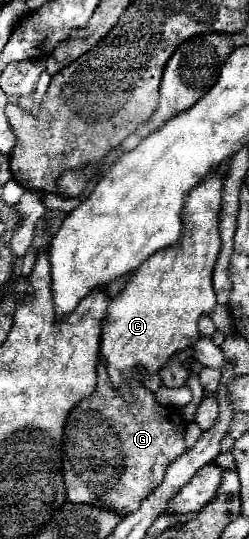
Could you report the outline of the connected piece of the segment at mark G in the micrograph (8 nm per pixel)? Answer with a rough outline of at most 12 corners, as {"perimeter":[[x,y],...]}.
{"perimeter":[[142,383],[70,411],[66,499],[132,513],[186,451]]}

